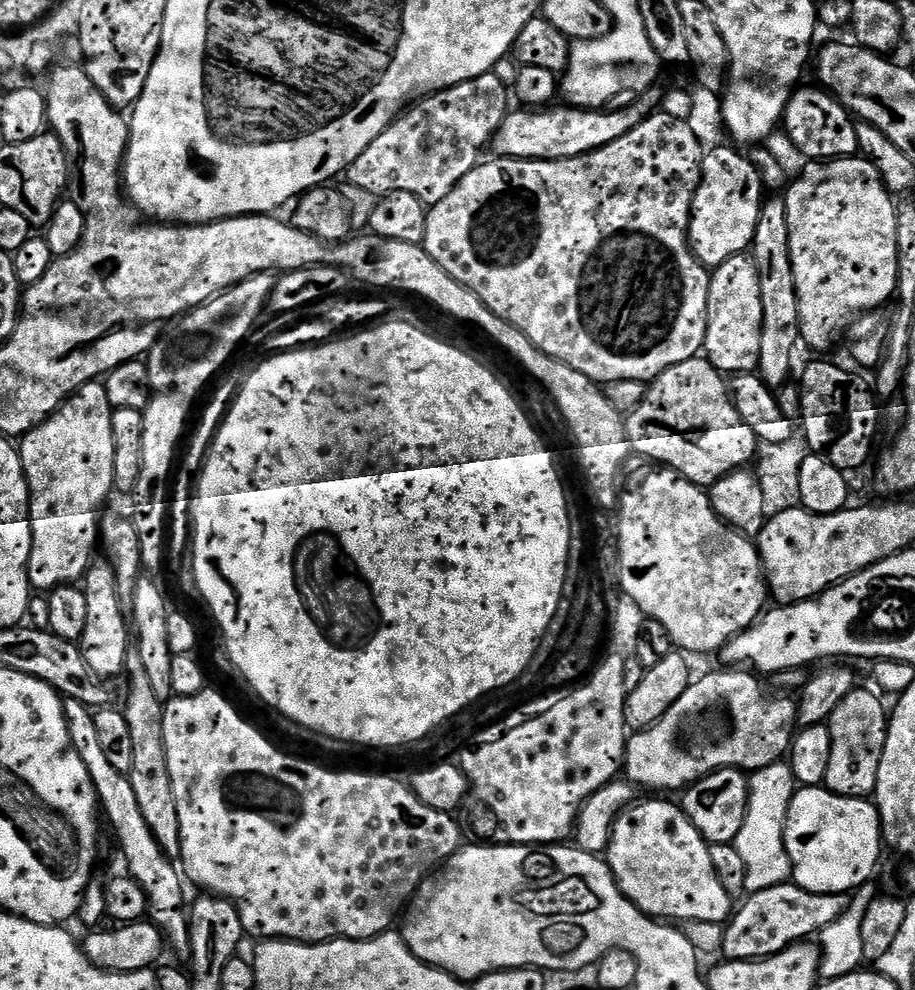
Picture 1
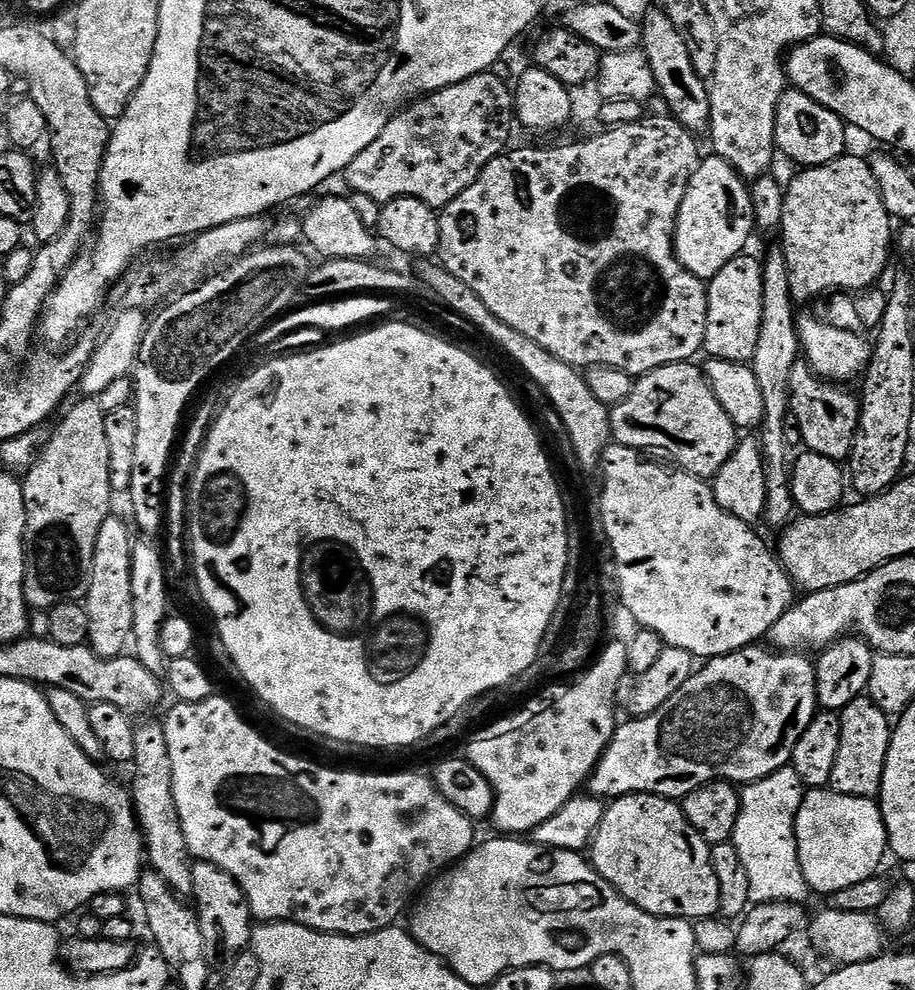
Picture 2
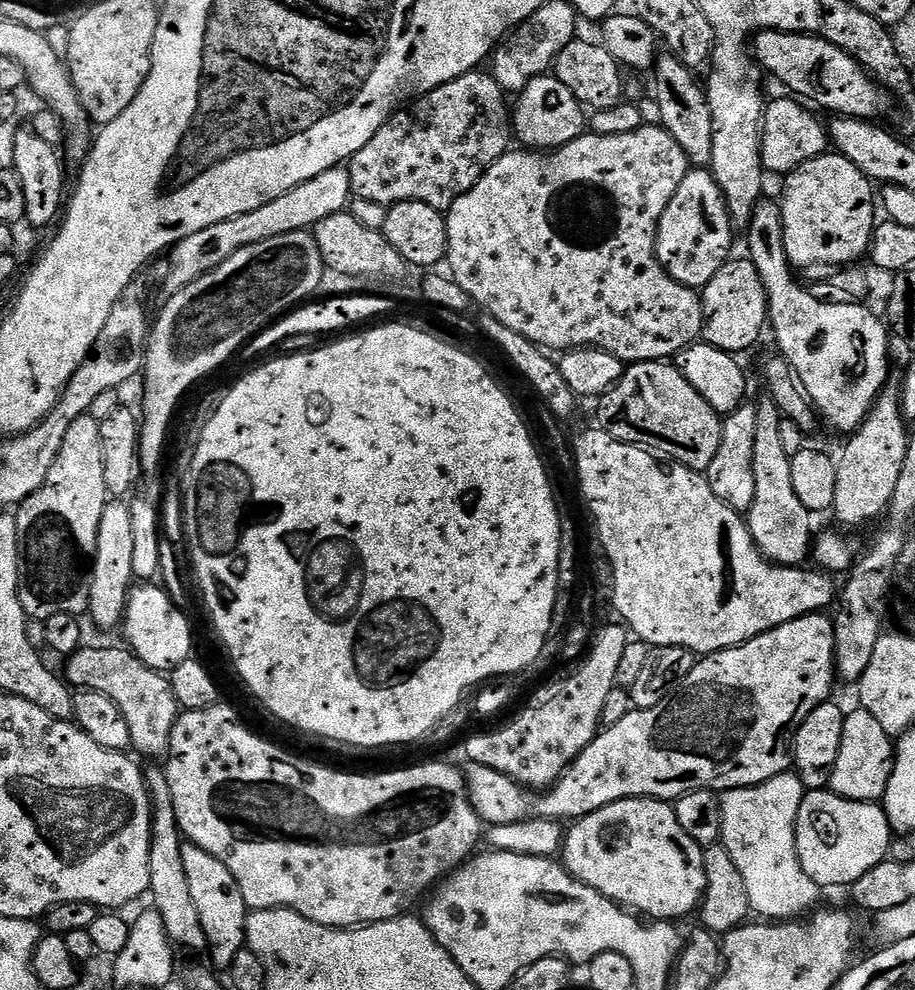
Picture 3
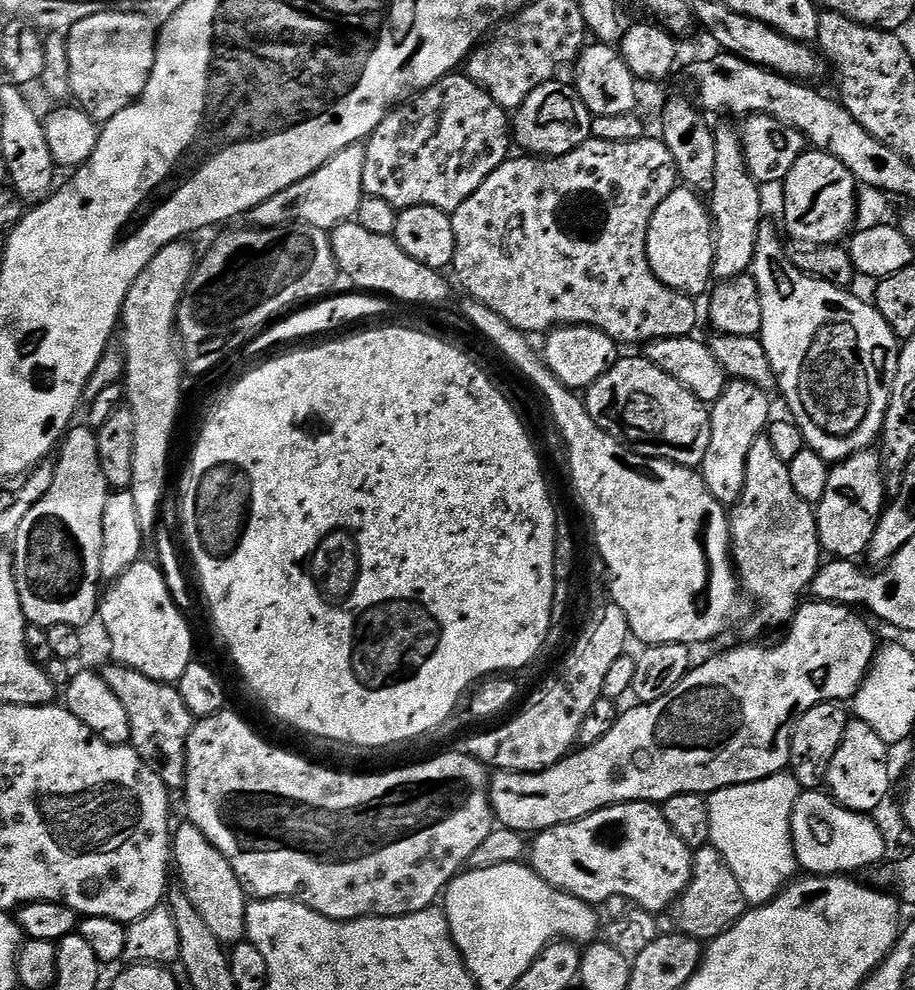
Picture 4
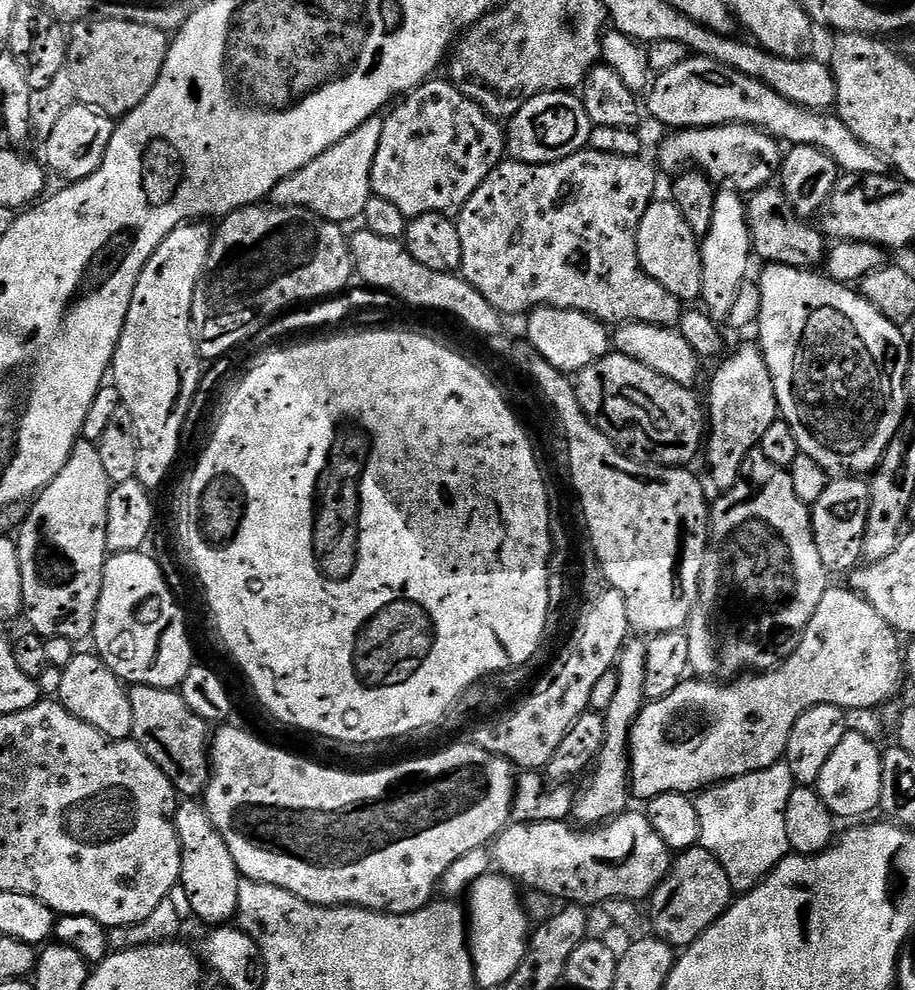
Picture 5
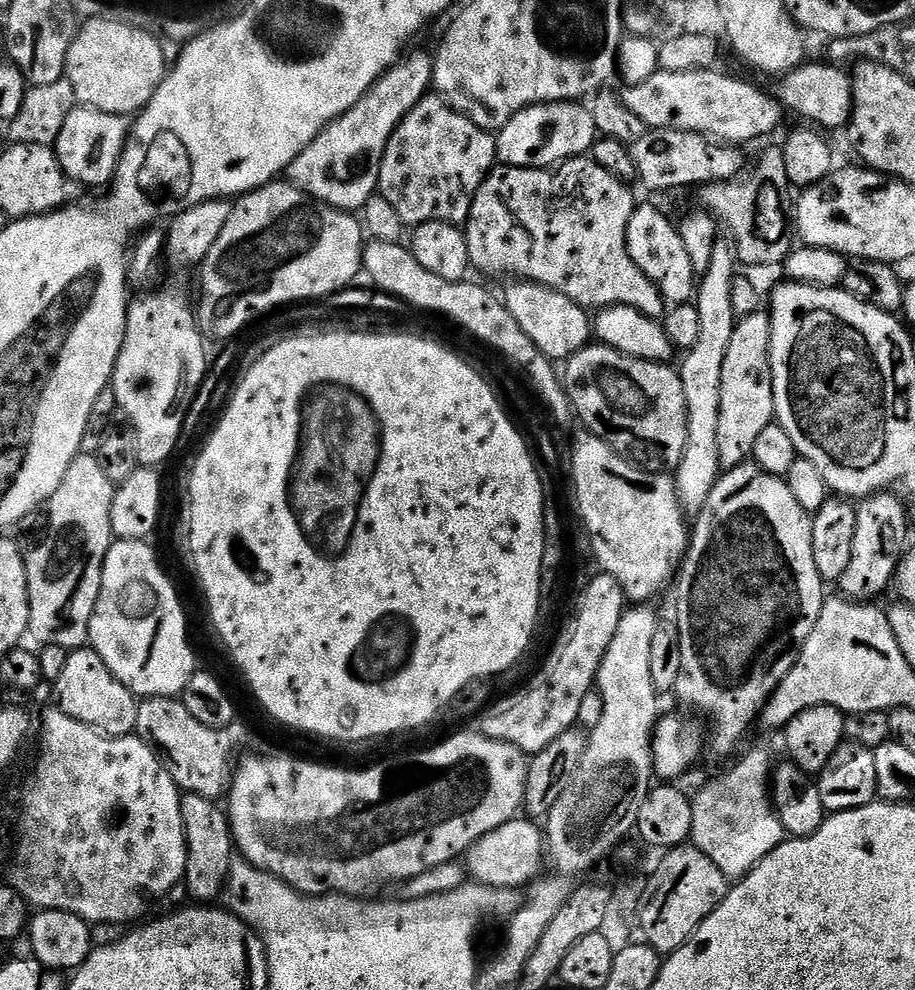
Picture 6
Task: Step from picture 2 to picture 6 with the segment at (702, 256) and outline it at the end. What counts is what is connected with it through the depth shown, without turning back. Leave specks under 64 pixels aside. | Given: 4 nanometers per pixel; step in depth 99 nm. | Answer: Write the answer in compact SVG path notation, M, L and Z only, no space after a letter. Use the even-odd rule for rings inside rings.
M652 204L637 206L626 230L626 246L630 250L630 258L634 258L634 266L656 283L656 288L669 305L687 304L695 297L698 274L694 266L690 266L690 254L686 254L679 227L666 213L659 212Z

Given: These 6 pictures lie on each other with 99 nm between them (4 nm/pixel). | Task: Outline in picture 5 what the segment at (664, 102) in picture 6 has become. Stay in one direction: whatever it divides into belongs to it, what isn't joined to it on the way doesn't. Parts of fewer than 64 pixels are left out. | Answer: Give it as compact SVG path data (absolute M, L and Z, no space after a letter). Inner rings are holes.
M689 55L676 66L659 73L651 81L647 96L647 115L649 112L668 130L713 128L719 124L752 124L785 145L820 148L835 162L841 173L883 176L886 172L886 161L877 152L870 150L866 142L858 142L858 138L854 138L854 133L839 116L831 111L815 112L798 106L790 102L790 98L782 98L782 94L770 90L770 86L754 78L746 78L746 74L738 74L738 70L730 70L730 66L722 66L722 62L714 62L714 58Z

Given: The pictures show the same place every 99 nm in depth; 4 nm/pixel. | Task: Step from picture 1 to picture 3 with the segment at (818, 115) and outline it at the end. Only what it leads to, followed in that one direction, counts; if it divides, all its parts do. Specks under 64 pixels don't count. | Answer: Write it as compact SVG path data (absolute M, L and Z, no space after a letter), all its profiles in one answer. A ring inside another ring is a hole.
M769 99L764 110L764 127L760 133L760 153L765 173L768 174L793 172L798 166L825 155L830 148L830 137L825 121L820 121L815 116L817 113L811 107L801 103L799 99L788 99L792 100Z

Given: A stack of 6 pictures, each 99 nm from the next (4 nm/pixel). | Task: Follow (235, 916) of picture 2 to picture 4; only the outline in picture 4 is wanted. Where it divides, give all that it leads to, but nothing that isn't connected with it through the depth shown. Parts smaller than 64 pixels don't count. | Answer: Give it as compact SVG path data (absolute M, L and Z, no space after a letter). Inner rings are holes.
M187 822L177 823L172 833L172 858L175 871L176 868L180 871L179 887L190 898L194 910L202 914L214 938L218 938L225 946L235 946L243 941L246 936L246 910L250 900L238 874L234 874L234 866L226 862L214 842L210 842L210 838L206 838L198 826Z

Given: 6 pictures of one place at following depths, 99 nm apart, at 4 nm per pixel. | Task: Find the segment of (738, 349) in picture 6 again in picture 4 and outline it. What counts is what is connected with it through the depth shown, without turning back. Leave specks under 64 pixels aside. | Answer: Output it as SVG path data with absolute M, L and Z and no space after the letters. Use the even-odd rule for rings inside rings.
M729 379L728 385L712 405L710 411L710 446L706 450L706 458L702 458L699 466L700 476L706 482L706 490L714 494L720 504L731 506L742 498L742 490L746 486L746 458L750 458L750 446L765 435L773 415L769 393L763 392L745 380Z

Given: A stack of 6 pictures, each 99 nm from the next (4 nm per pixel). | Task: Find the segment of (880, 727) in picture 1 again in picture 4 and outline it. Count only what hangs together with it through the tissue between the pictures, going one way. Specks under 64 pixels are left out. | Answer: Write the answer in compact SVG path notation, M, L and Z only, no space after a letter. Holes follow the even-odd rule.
M855 718L849 719L846 734L842 734L842 746L830 761L826 791L833 800L852 812L875 813L875 808L884 804L892 788L892 768L888 765L890 747L882 742L872 726Z

